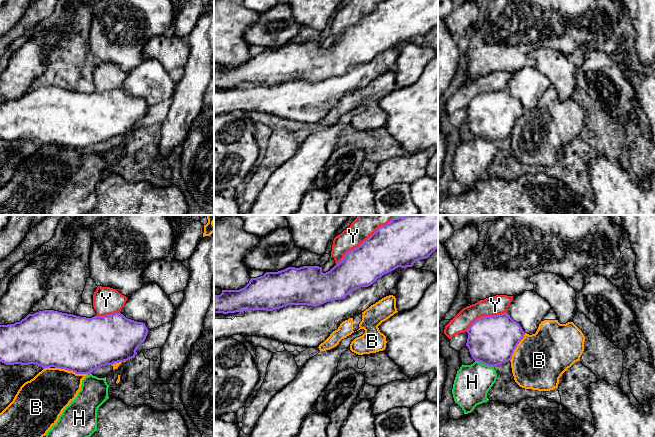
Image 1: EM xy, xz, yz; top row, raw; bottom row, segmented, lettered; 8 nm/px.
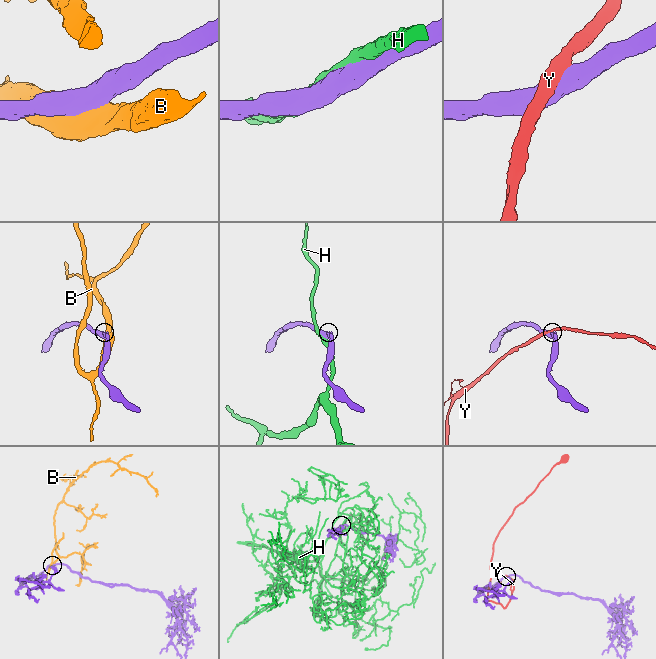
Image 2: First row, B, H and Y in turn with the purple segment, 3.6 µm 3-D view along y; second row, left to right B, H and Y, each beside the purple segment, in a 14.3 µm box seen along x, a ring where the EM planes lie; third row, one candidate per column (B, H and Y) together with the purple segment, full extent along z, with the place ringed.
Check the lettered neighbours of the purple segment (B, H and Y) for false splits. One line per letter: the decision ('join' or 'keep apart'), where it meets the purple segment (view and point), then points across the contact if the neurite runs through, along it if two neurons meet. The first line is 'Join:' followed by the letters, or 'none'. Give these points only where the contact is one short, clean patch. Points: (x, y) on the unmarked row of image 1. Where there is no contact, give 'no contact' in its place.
Join: none
B: keep apart; meets purple in xy at (71, 146)
H: keep apart; meets purple in yz at (484, 139)
Y: keep apart; meets purple in xz at (361, 19)

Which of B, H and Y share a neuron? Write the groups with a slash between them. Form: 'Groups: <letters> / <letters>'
Groups: B / H / Y

